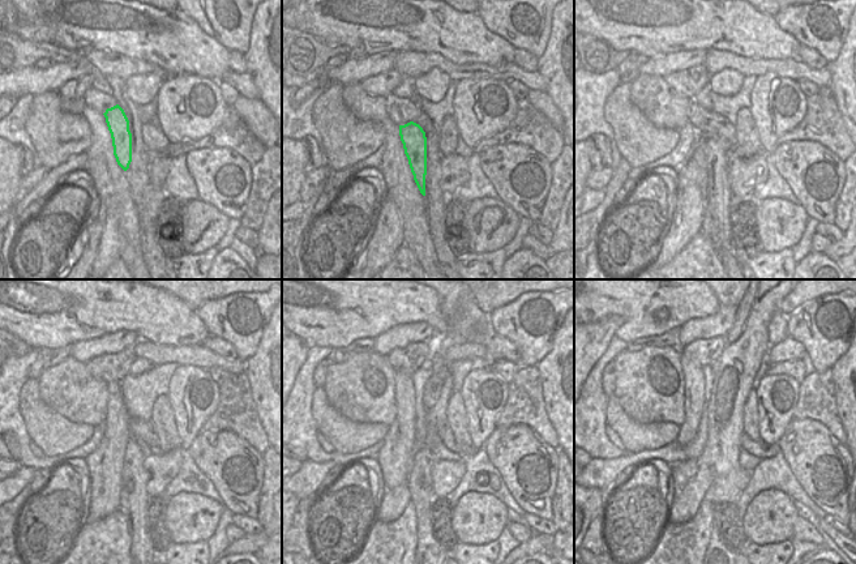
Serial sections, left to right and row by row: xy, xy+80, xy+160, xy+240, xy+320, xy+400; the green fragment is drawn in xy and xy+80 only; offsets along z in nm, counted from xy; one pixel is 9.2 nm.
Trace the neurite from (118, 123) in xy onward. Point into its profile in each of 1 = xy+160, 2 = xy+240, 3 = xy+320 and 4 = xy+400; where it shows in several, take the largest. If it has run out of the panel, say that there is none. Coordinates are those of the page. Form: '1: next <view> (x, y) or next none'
1: next xy+160 (719, 199)
2: next xy+240 (133, 498)
3: next xy+320 (419, 482)
4: next xy+400 (715, 545)

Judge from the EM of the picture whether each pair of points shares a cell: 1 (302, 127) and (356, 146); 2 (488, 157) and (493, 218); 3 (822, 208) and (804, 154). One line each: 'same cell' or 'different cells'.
1: different cells
2: different cells
3: same cell

